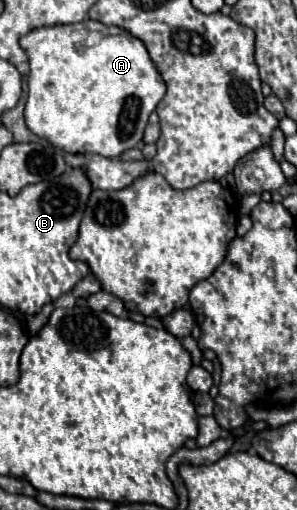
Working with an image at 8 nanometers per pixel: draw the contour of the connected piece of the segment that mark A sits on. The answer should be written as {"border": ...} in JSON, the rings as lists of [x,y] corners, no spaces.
{"border":[[[84,20],[78,24],[36,28],[20,38],[20,46],[26,50],[30,62],[26,124],[36,136],[70,154],[100,154],[106,158],[116,158],[142,140],[148,116],[164,98],[166,84],[140,38],[118,26]]]}

